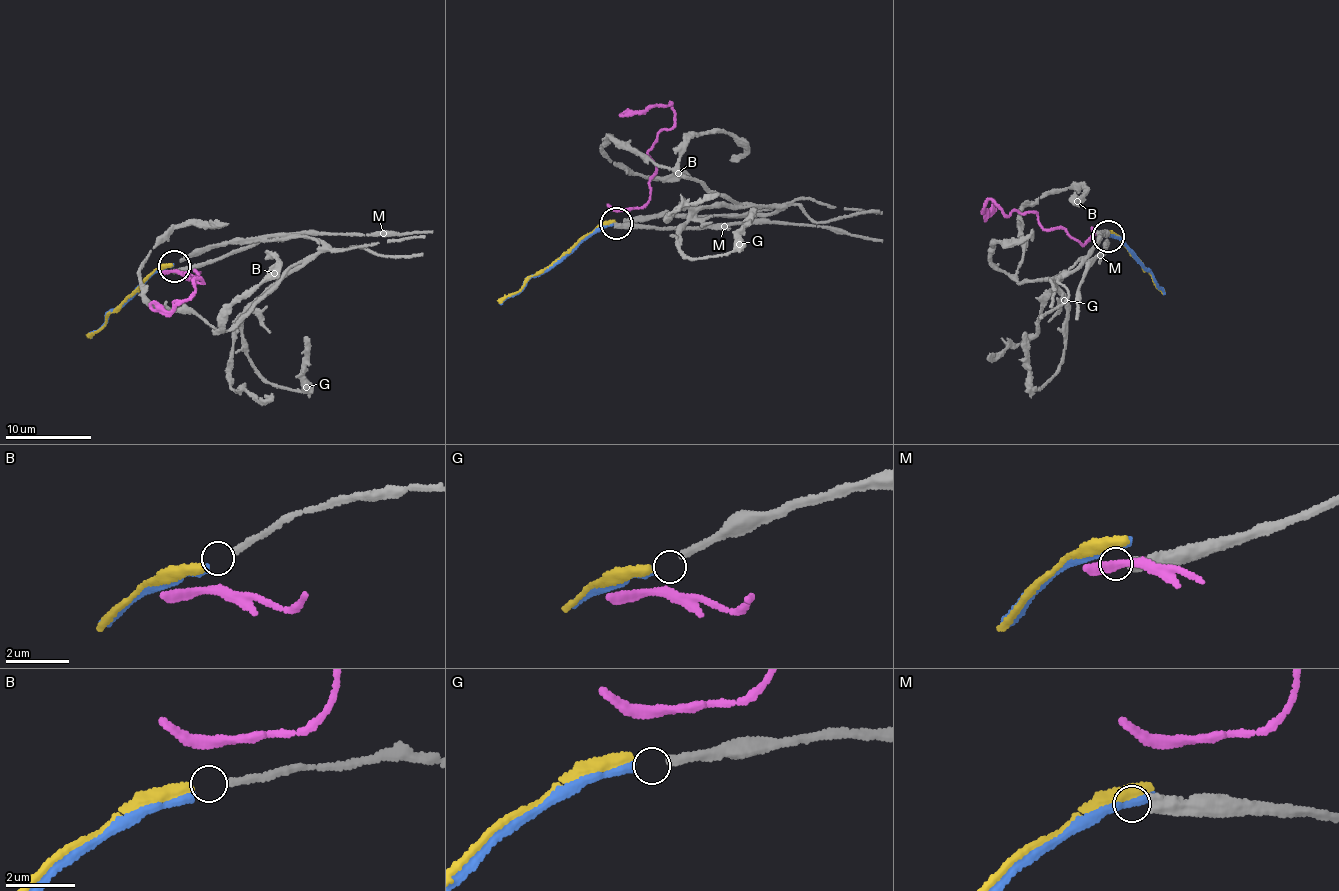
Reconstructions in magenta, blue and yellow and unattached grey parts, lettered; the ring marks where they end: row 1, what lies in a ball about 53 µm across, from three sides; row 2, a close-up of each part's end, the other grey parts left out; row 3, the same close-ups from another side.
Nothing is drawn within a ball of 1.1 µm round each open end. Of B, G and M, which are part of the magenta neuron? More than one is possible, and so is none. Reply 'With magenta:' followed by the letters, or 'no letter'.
With magenta: no letter

